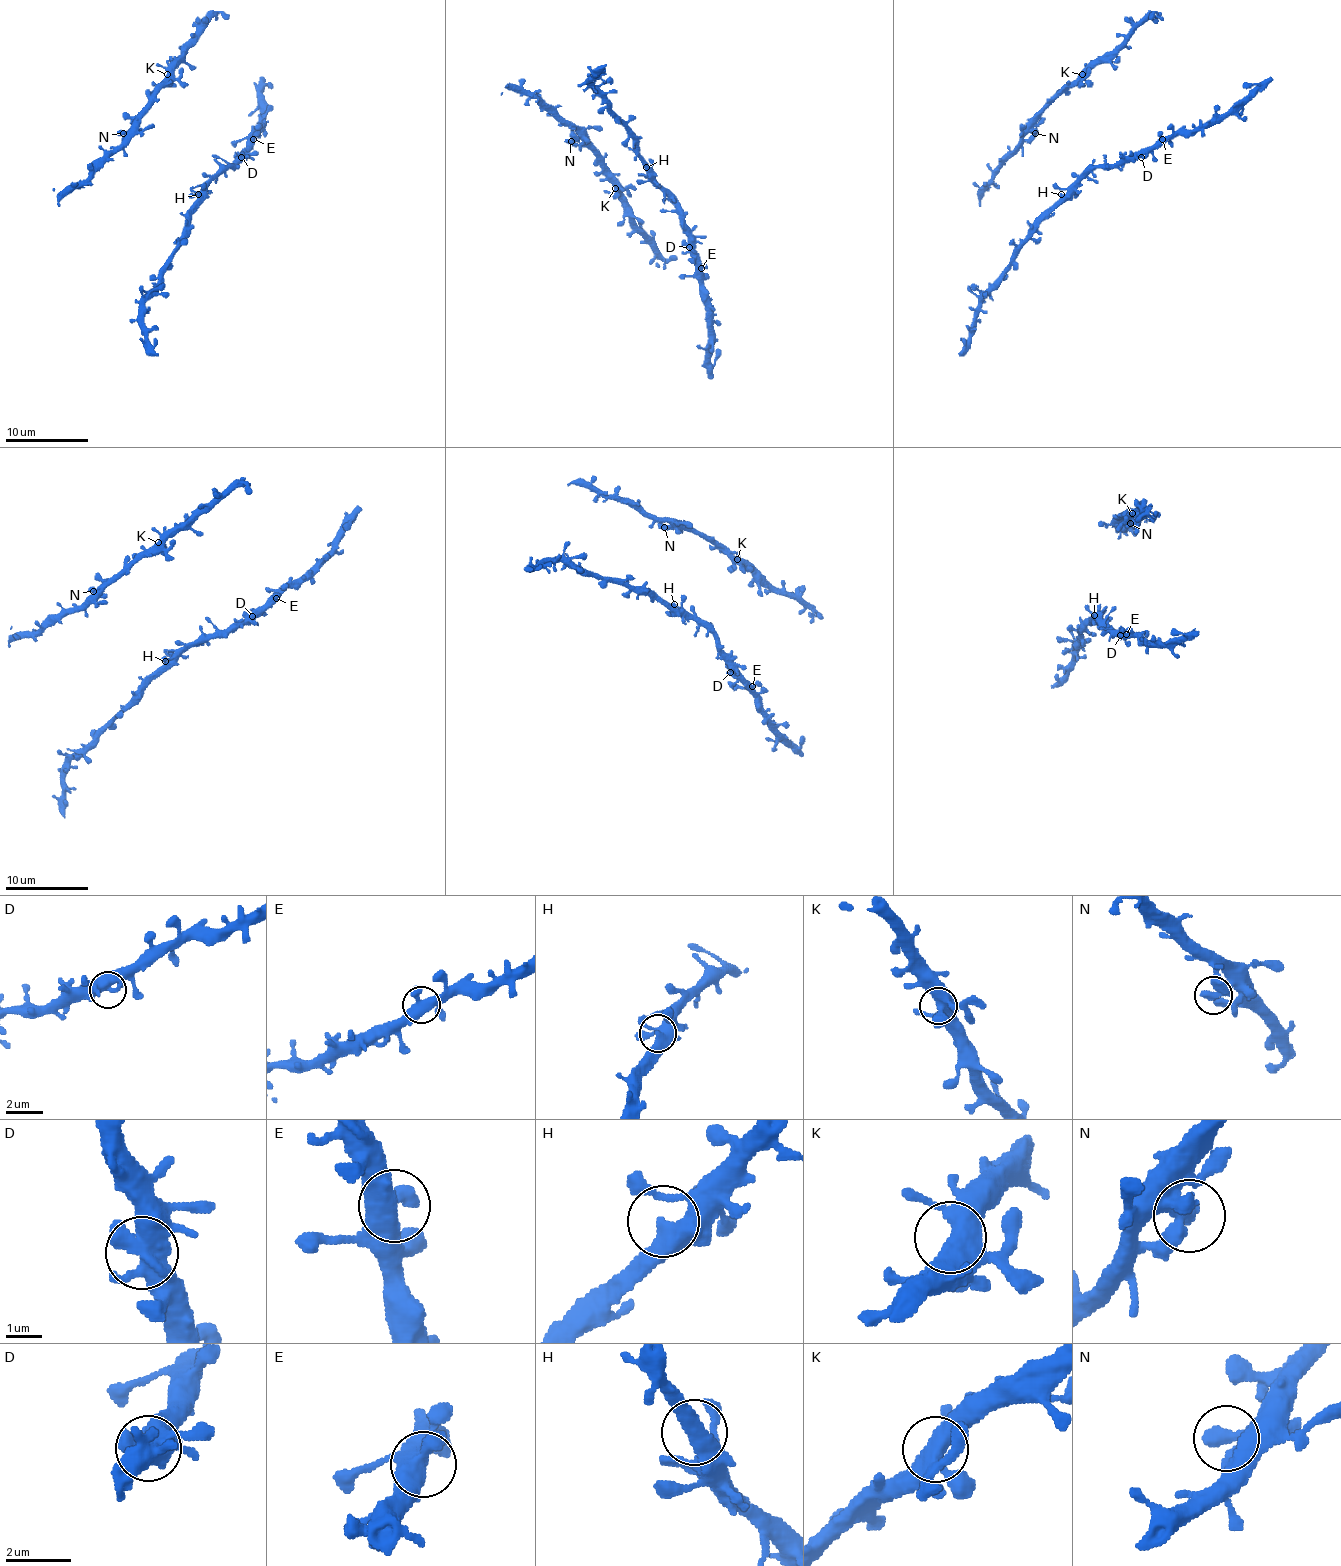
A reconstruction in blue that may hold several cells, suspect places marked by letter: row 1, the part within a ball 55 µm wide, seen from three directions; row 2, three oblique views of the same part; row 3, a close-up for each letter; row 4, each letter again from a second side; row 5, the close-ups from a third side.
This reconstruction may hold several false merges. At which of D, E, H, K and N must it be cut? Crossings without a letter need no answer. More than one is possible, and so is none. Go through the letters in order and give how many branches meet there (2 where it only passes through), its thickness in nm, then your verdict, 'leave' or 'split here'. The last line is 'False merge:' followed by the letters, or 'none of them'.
D: 3 branches meet; 480 nm thick; leave
E: 2 branches meet; 600 nm thick; leave
H: 3 branches meet; 360 nm thick; leave
K: 5 branches meet; 480 nm thick; leave
N: 2 branches meet; 400 nm thick; leave
False merge: none of them

